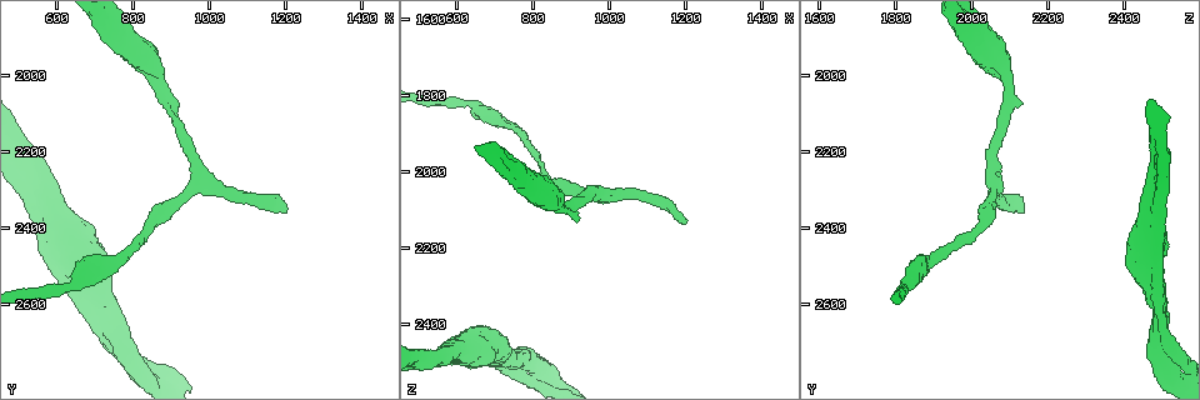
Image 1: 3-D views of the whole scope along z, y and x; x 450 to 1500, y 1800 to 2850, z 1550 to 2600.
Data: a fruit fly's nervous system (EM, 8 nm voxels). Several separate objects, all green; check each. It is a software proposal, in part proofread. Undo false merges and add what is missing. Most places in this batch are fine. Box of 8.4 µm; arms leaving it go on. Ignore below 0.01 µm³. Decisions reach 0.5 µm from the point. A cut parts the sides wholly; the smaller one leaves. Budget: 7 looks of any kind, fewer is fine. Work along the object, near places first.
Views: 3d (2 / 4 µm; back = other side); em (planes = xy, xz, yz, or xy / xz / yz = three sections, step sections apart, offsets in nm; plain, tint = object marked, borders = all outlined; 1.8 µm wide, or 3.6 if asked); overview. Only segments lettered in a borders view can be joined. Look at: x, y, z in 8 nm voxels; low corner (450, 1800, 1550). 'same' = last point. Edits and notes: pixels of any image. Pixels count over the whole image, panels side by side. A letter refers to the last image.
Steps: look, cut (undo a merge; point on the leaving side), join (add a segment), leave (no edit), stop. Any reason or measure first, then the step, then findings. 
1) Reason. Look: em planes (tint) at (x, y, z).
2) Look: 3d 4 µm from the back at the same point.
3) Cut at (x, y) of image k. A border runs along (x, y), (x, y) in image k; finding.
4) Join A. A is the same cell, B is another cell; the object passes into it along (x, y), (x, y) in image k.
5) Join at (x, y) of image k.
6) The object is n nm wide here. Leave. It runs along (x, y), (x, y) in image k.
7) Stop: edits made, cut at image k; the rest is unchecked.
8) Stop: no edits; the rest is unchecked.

An open end. Look: em 3.6 µm planes (borders) at (1205, 2360, 2135).

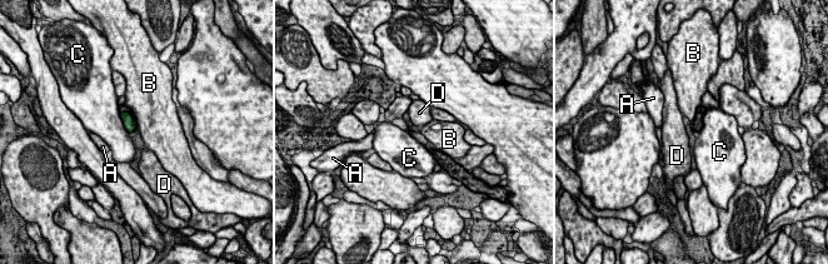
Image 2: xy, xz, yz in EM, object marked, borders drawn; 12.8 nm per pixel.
The longest contact is with C, 260 nm. Leave. A, B, C and D are other cells; a border runs along (120, 114), (124, 126), (129, 132) in image 2; none of them fits.

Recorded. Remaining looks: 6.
Look: em 3.6 µm xz step 16 (borders) at (965, 2275, 2060).

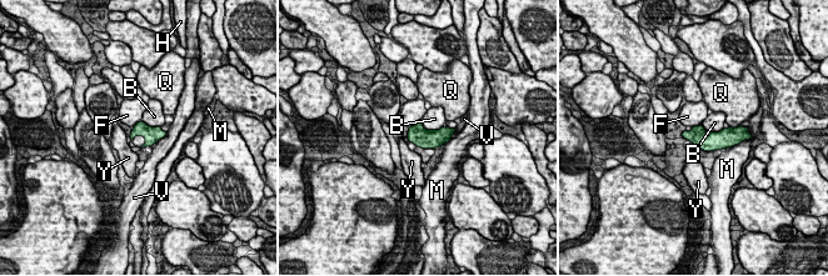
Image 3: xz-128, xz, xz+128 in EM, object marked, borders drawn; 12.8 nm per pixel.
The object is 160 nm wide here. Leave. B, F, H, M, Q, V and Y are other cells; a border runs along (420, 120), (427, 129), (443, 126) in image 3; all the same cell.

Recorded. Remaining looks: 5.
Look: em yz step 16 (tint) at (525, 2200, 2490).

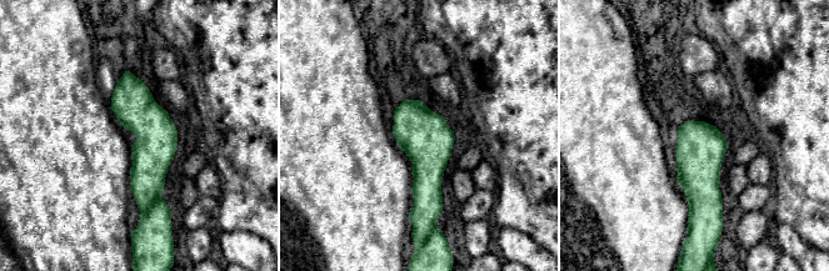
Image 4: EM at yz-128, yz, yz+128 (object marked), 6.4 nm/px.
Cut it another way. Look: em planes (borders) at the same point.

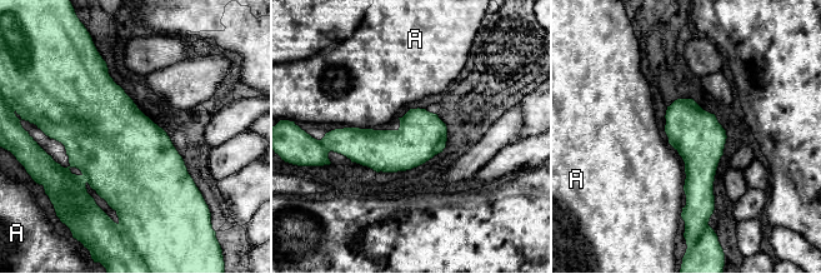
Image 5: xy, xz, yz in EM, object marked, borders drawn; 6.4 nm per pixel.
The longest contact is with A, 110 nm. Leave. A is another cell; a border runs along (355, 126), (371, 129) in image 5; all the same cell.

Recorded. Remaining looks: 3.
Stop: no edits; the rest is unchecked.

